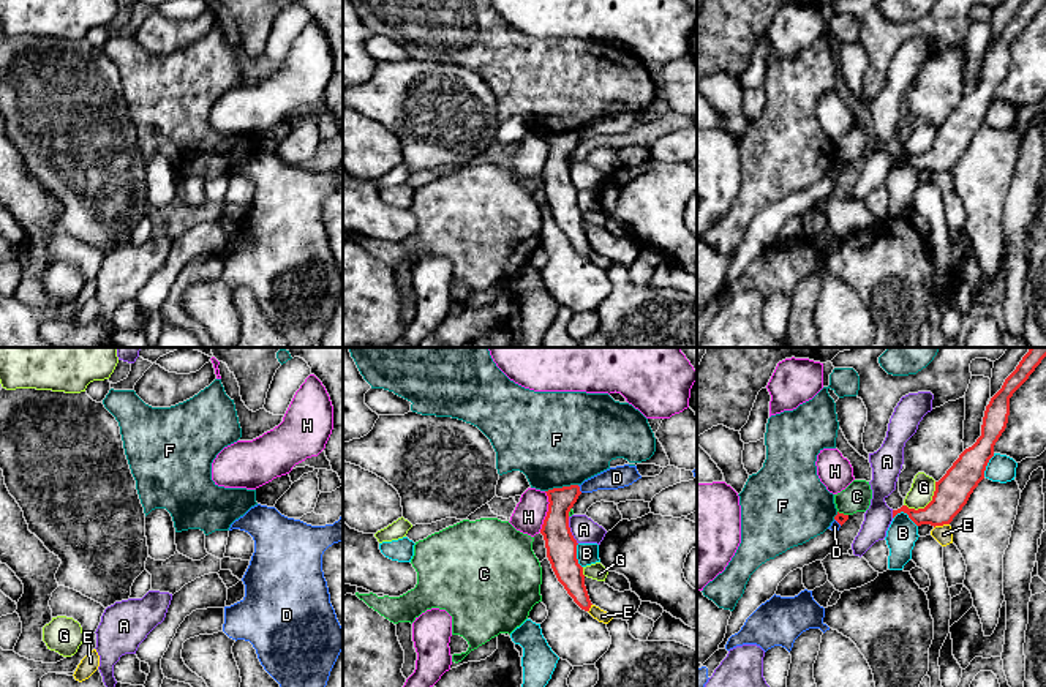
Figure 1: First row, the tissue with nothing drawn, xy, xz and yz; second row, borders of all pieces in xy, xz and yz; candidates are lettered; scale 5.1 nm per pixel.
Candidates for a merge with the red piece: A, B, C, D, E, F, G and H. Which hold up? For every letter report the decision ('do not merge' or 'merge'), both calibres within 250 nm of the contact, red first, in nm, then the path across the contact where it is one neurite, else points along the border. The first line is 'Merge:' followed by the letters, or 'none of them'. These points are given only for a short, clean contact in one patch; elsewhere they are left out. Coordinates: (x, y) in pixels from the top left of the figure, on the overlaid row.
Merge: none of them
A: do not merge | 160/130 nm
B: do not merge | 170/160 nm
C: do not merge | 60/150 nm
D: do not merge | 140/110 nm | along xz (577, 485), (582, 491)
E: do not merge | 180/90 nm
F: do not merge | 140/480 nm | along xz (577, 484), (553, 487), (545, 491)
G: do not merge | 180/120 nm | along yz (936, 482), (933, 498), (923, 507), (909, 509), (904, 506)
H: do not merge | 160/160 nm | along xz (545, 491), (549, 510), (539, 531)

